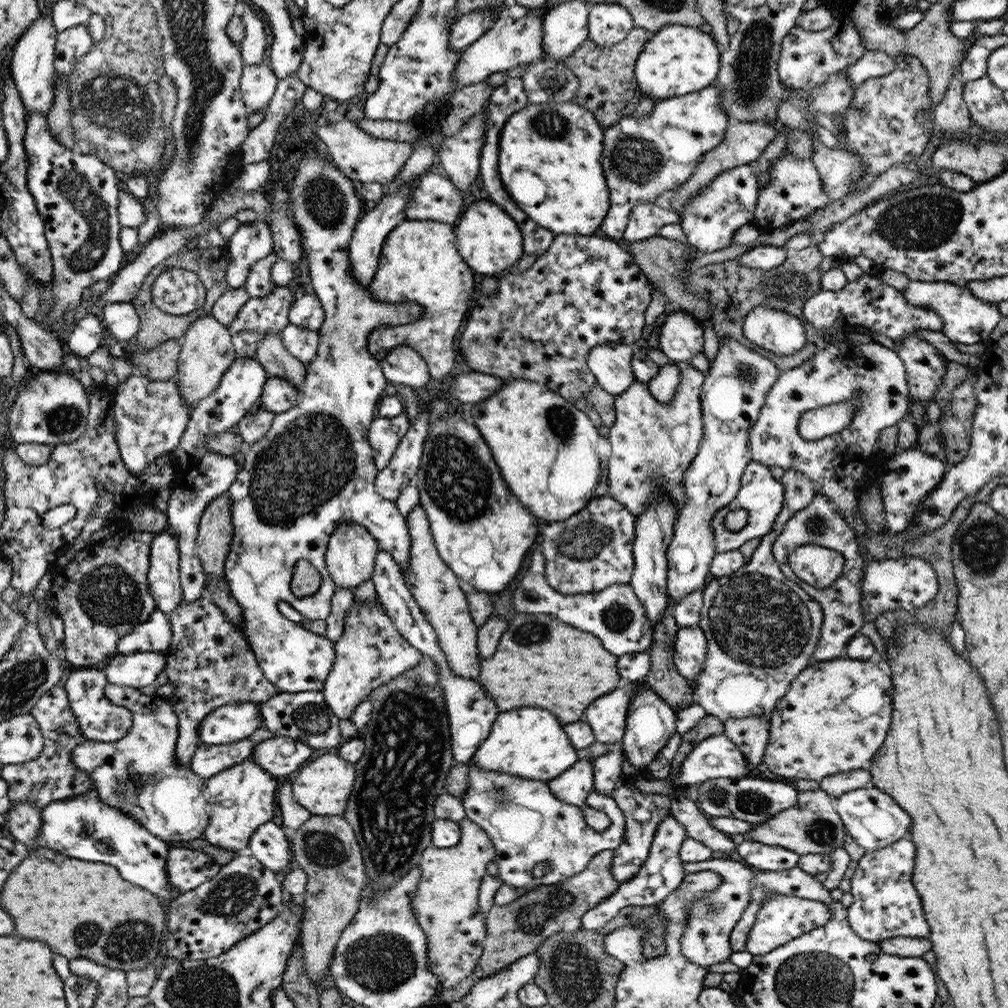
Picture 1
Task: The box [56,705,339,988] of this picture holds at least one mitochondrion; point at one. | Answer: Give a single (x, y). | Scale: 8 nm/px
(130, 941)

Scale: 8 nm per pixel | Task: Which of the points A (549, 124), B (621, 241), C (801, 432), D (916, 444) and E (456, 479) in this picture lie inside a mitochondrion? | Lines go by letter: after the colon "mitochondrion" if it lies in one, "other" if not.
A: mitochondrion
B: other
C: other
D: other
E: mitochondrion

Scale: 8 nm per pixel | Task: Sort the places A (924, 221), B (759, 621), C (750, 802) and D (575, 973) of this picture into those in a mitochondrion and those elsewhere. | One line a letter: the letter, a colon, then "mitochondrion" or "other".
A: mitochondrion
B: mitochondrion
C: mitochondrion
D: mitochondrion

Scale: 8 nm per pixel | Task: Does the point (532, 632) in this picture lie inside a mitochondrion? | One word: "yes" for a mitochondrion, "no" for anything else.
yes

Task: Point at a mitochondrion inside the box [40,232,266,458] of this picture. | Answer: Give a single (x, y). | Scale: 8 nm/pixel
(62, 420)

